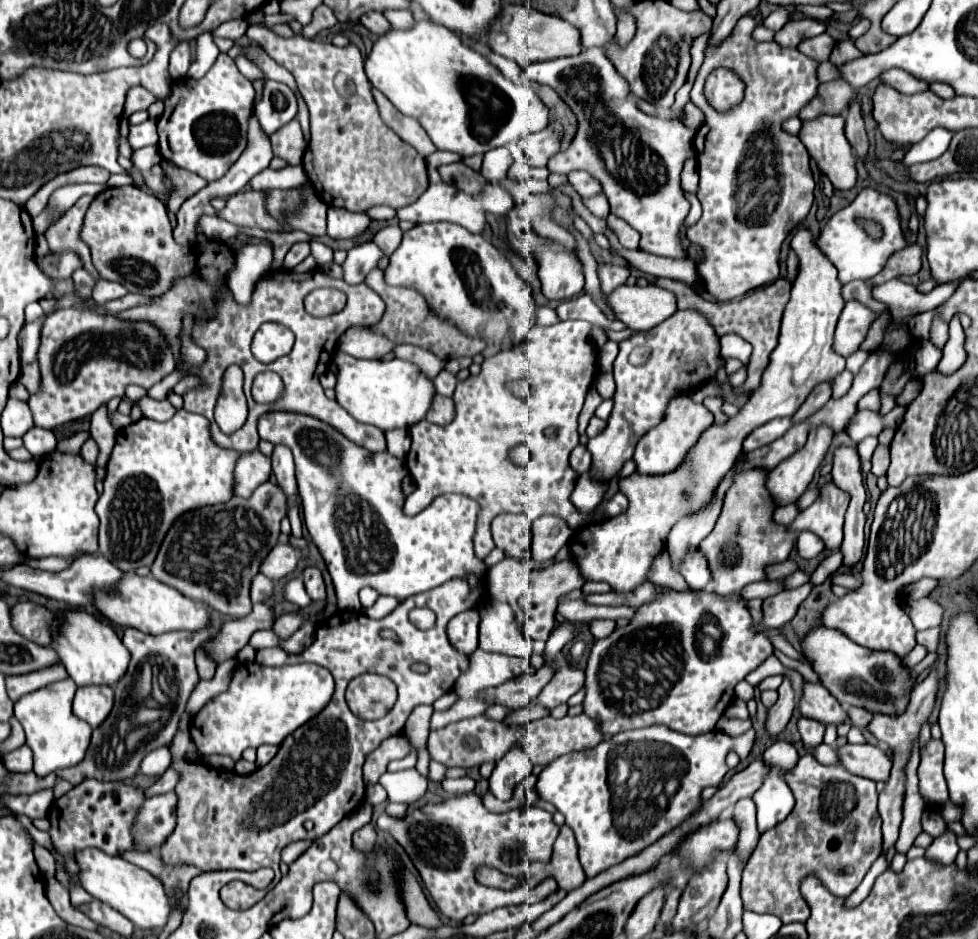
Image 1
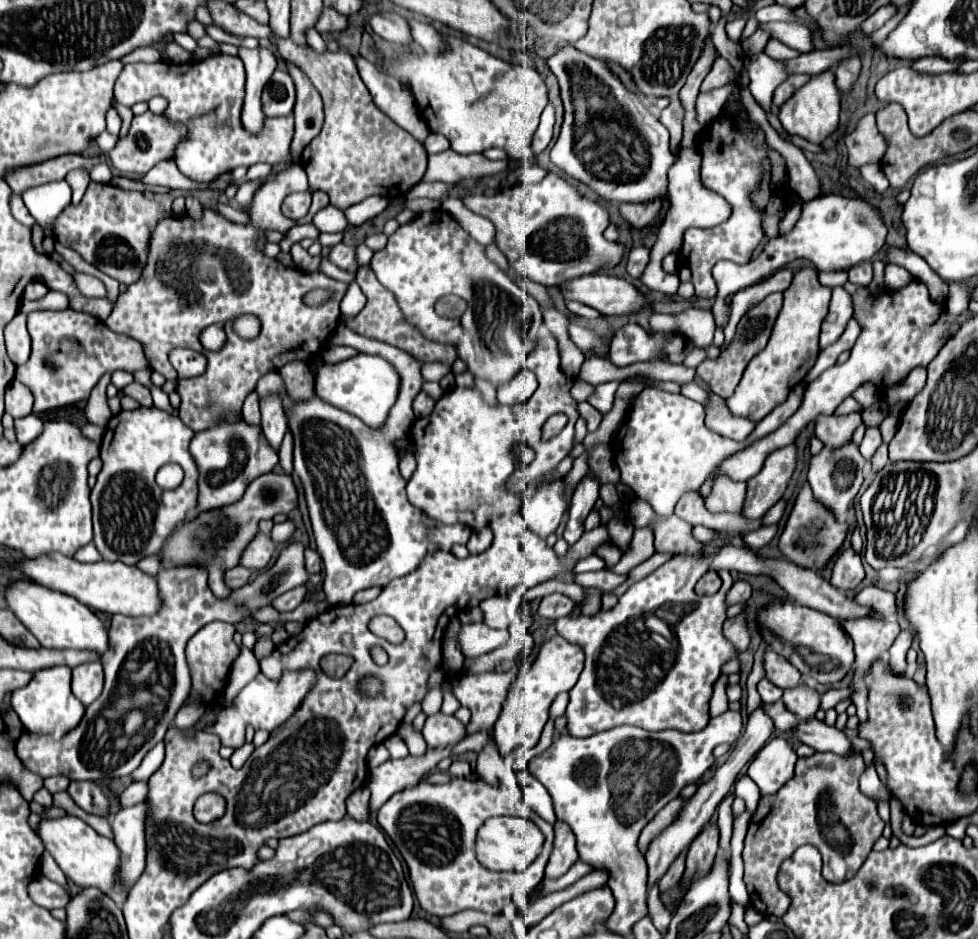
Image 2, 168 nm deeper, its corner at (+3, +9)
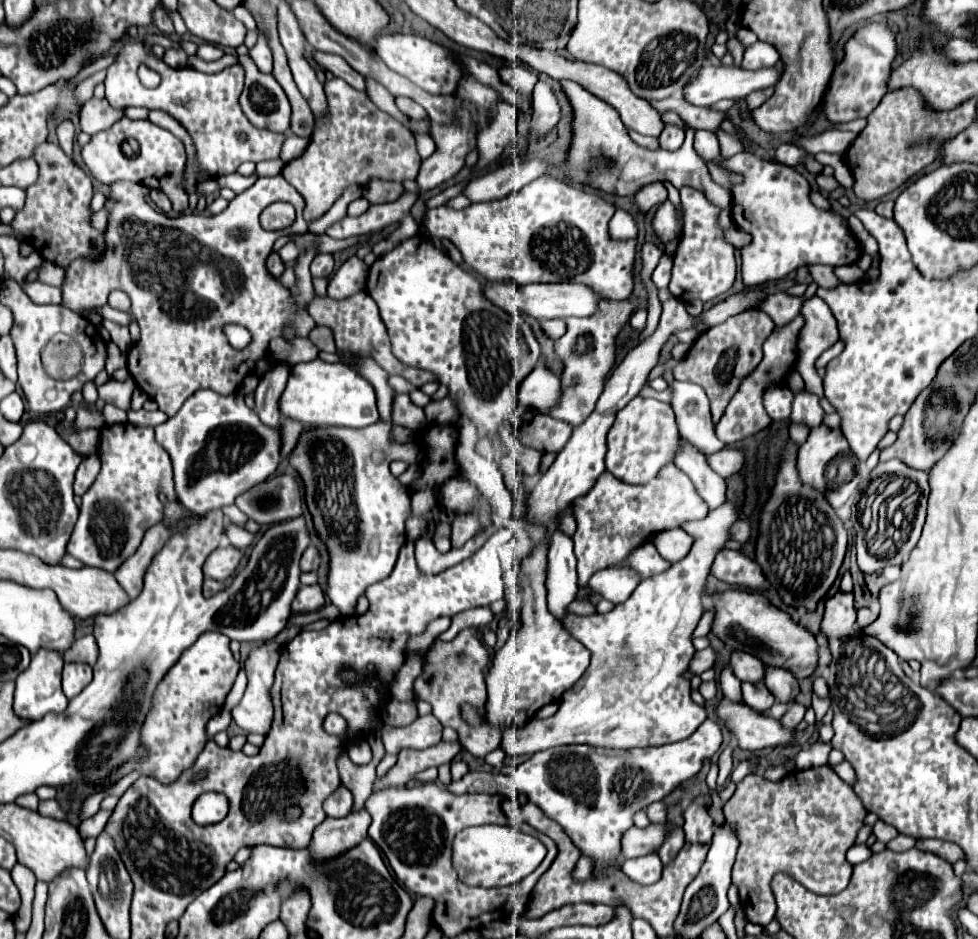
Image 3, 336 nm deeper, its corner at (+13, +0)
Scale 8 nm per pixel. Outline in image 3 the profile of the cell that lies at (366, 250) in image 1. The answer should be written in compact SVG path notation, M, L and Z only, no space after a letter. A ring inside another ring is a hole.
M317 254L311 262L311 276L313 278L329 278L331 272L333 272L333 256Z

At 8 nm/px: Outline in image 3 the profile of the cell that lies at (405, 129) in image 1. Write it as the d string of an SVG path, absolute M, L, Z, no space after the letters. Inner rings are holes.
M311 52L311 58L315 60L317 66L321 66L323 70L333 72L333 76L343 78L347 84L351 84L355 90L365 90L365 80L359 72L355 72L343 58L335 56L335 54L327 54L327 52Z

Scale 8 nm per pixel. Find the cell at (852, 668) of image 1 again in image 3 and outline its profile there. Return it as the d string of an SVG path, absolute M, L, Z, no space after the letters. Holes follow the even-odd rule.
M727 590L713 598L713 624L715 634L725 646L757 656L767 666L783 666L795 674L795 678L807 678L817 666L817 642L815 636L791 620L791 616L775 608L763 594L747 590Z

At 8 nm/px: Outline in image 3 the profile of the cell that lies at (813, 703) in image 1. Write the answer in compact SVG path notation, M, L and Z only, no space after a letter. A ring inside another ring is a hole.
M733 652L731 654L731 670L741 682L759 682L763 680L765 668L759 658L747 652Z

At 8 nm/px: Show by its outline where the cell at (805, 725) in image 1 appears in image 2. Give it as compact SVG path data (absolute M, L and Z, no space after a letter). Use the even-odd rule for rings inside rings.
M807 685L795 687L795 689L787 689L783 691L781 701L785 703L785 707L795 713L801 721L809 721L809 717L815 717L815 713L819 711L821 705L821 695Z

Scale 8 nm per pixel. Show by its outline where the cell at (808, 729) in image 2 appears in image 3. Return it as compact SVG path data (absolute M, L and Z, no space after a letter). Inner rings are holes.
M719 698L715 704L715 714L737 740L737 748L741 750L755 752L769 746L785 746L795 740L793 730L783 728L779 720L771 716L747 708L743 702Z

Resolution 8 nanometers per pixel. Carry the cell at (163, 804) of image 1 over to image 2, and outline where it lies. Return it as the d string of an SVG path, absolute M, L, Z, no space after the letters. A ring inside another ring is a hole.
M149 801L131 805L113 815L111 827L115 843L121 851L121 883L131 887L145 869L145 817L149 815Z

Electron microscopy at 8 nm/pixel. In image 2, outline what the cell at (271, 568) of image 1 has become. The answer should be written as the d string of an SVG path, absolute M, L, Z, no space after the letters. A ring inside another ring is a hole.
M257 533L257 537L245 549L245 553L241 557L241 565L255 569L255 571L261 571L267 567L273 553L275 553L275 541L265 533Z

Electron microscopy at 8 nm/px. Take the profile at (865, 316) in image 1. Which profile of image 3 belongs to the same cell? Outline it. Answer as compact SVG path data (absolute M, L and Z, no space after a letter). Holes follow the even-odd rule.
M811 296L803 302L801 312L805 320L803 330L799 330L799 360L797 360L797 372L801 374L805 386L809 392L823 396L823 384L821 378L815 372L815 358L831 348L839 340L837 322L829 310L829 306L819 298Z

